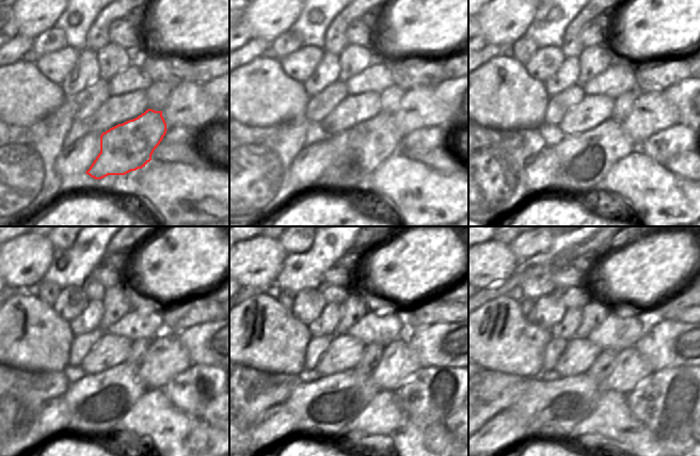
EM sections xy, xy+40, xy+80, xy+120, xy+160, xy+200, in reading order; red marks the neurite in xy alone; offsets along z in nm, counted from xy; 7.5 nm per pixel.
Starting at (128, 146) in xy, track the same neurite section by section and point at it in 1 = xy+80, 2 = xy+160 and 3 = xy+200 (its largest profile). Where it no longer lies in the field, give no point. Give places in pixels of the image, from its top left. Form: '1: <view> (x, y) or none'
1: xy+80 (583, 160)
2: xy+160 (320, 407)
3: xy+200 (549, 408)

